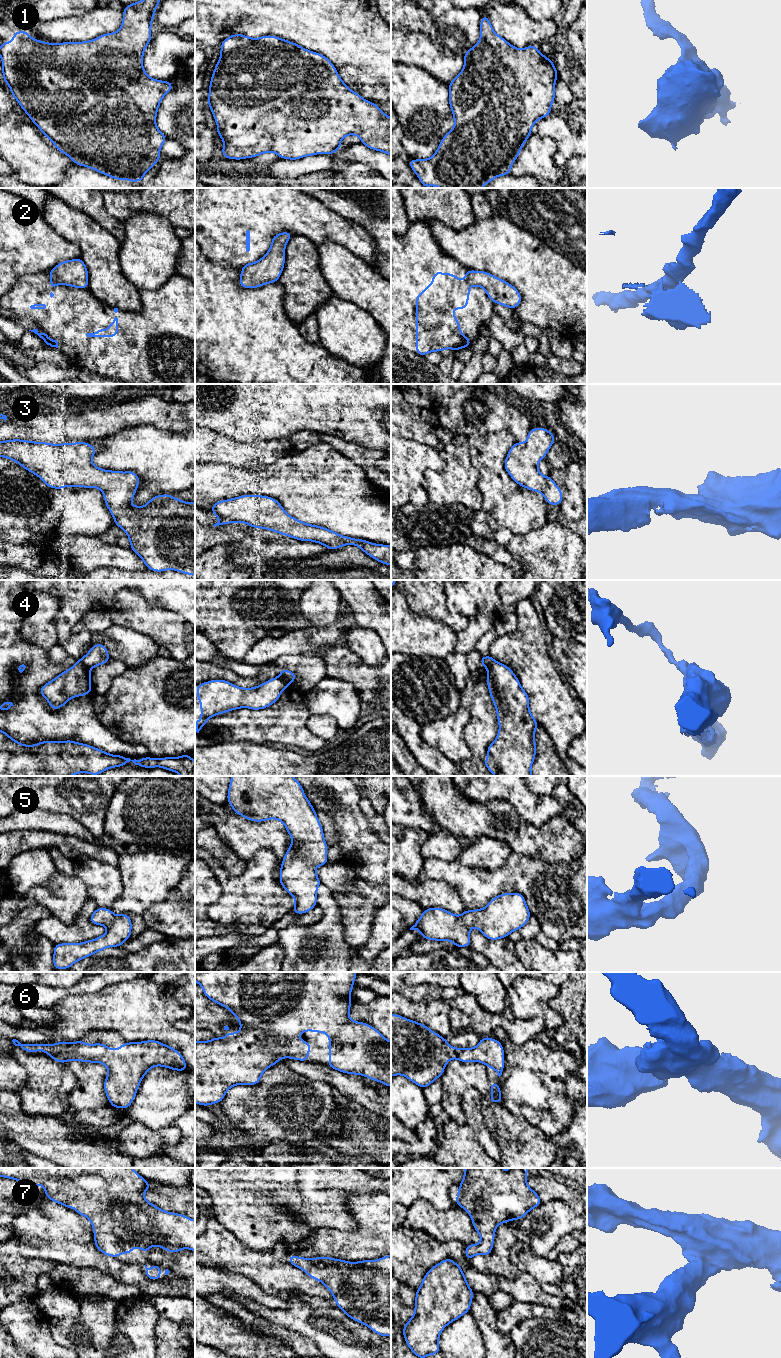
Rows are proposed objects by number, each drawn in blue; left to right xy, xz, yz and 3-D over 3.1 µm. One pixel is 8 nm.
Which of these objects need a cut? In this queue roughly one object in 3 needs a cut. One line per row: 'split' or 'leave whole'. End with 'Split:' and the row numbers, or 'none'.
1: leave whole
2: split
3: leave whole
4: split
5: leave whole
6: leave whole
7: leave whole
Split: 2, 4

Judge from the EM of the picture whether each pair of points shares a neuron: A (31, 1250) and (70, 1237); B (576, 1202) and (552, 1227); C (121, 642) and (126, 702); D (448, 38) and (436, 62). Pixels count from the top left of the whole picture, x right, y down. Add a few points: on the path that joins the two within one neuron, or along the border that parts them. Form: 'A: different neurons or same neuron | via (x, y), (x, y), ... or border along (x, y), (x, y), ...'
A: same neuron | via (41, 1248), (60, 1237)
B: different neurons | border along (548, 1202), (563, 1200), (576, 1213)
C: different neurons | border along (149, 661), (143, 666), (127, 669)
D: different neurons | border along (427, 35), (431, 42), (442, 52), (462, 55)

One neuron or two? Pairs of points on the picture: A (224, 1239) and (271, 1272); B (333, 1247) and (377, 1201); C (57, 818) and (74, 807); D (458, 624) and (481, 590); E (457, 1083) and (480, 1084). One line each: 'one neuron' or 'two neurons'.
A: one neuron
B: one neuron
C: two neurons
D: two neurons
E: one neuron

